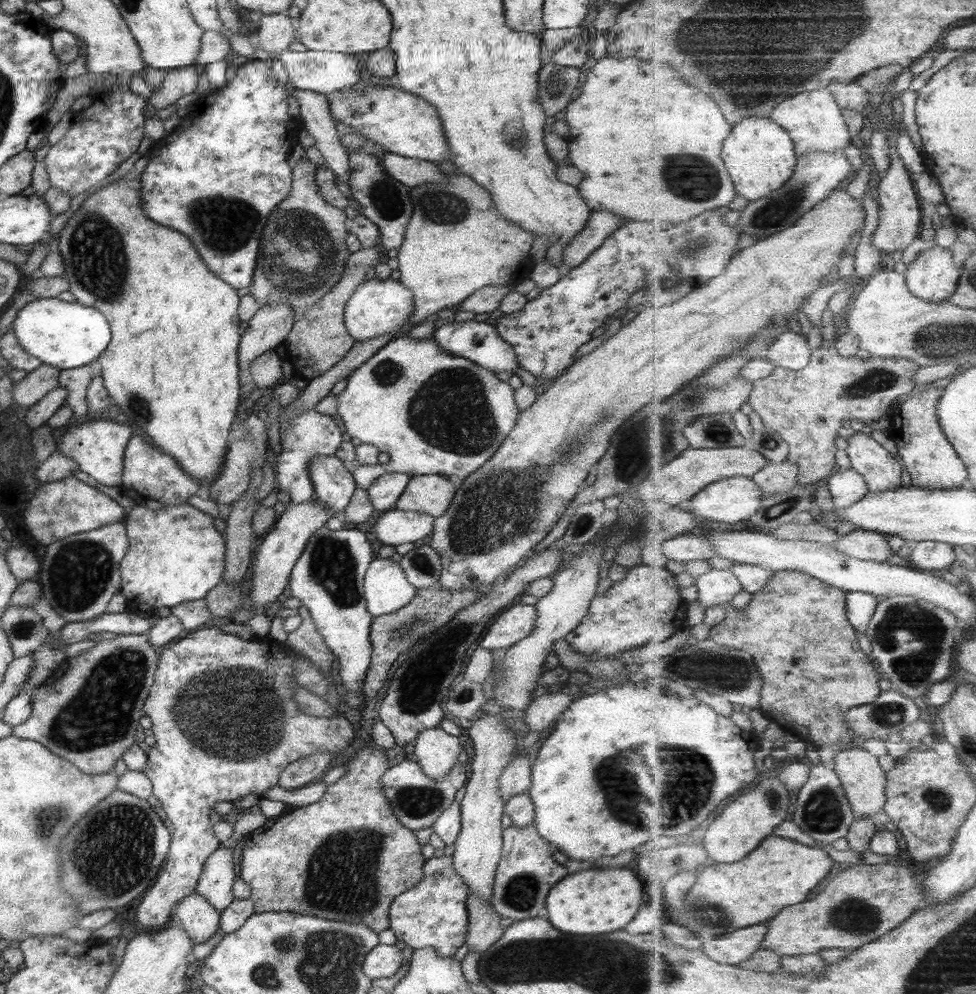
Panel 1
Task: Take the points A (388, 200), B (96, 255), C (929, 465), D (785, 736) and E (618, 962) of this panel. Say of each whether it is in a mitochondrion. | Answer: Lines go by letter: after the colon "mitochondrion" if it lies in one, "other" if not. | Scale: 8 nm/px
A: mitochondrion
B: mitochondrion
C: other
D: other
E: mitochondrion

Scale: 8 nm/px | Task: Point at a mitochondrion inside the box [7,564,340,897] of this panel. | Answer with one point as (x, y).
(100, 714)

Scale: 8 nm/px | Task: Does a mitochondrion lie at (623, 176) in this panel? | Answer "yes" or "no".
no

